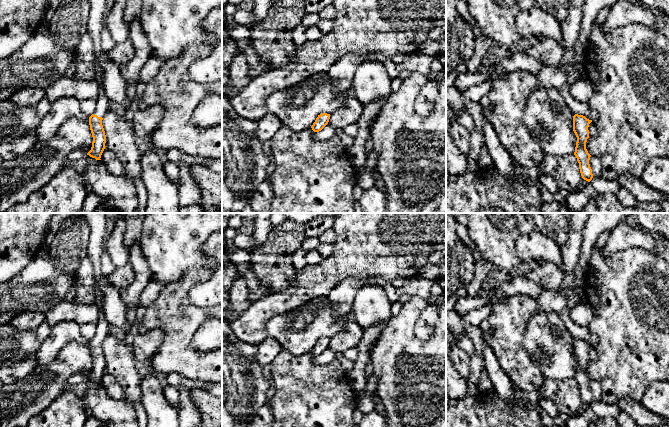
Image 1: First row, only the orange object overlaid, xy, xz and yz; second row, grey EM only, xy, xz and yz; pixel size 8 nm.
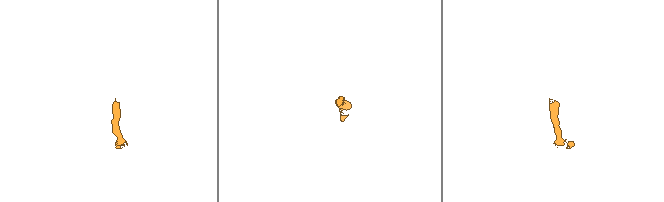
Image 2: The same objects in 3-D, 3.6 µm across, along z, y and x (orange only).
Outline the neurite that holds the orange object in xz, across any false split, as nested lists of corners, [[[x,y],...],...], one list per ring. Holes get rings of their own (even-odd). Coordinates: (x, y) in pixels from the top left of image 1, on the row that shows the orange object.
[[[323,113],[323,114],[318,115],[315,122],[311,126],[312,130],[314,132],[321,131],[328,124],[329,119],[330,119],[330,114]]]

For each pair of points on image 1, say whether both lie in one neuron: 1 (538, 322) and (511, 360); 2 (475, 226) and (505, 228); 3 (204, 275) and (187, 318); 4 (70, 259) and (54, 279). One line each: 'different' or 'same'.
1: different
2: same
3: same
4: different

